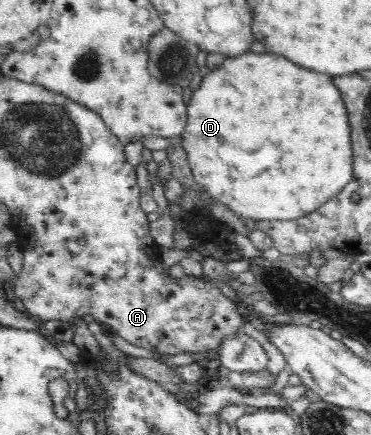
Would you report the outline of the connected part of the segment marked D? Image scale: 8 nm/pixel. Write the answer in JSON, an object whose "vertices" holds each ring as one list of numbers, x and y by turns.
{"vertices":[[249,51,240,53,239,57,226,57,223,65,209,70,209,73,202,78,199,87,192,91,191,100,186,106,186,126,182,133,182,148,185,150,194,180,203,185,209,195,213,196,218,202,229,207,235,215,254,220,288,220,311,213,314,209,317,209,317,206,323,205,349,183,353,165,351,165,349,123,347,121,349,119,345,117,345,107,343,107,341,95,337,93,337,87,333,85,331,75,315,73,315,71,307,68,303,69,303,67,299,67,299,65,291,63,289,59,277,54]]}

